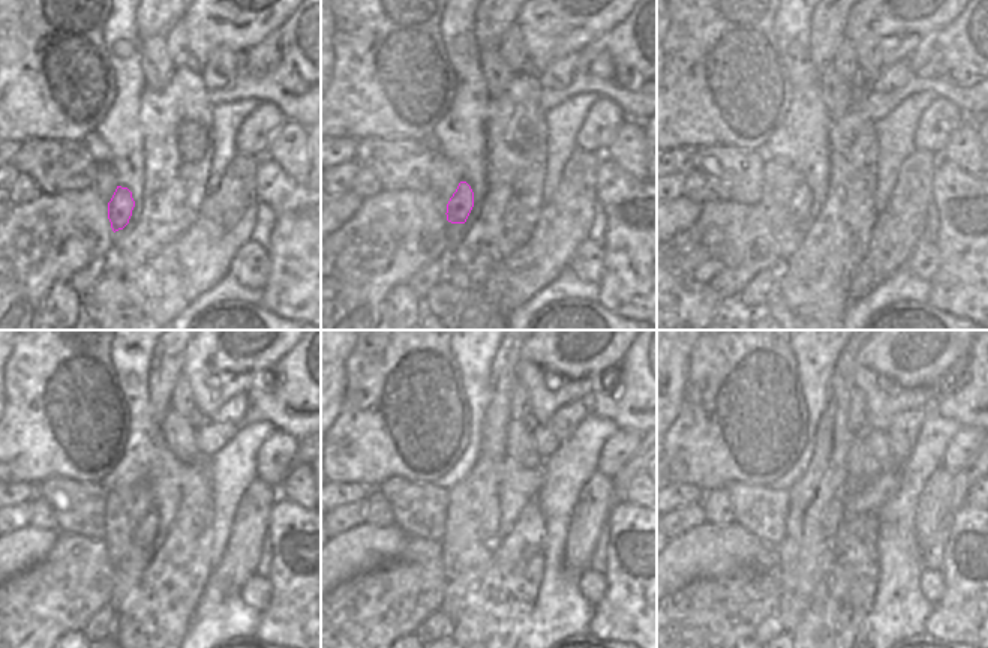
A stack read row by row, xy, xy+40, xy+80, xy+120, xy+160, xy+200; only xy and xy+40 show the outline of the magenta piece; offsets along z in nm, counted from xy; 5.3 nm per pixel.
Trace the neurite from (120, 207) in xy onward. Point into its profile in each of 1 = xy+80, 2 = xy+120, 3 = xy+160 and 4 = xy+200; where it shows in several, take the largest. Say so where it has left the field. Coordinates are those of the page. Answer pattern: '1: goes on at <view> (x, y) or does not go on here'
1: goes on at xy+80 (799, 204)
2: goes on at xy+120 (146, 531)
3: goes on at xy+160 (491, 521)
4: goes on at xy+200 (832, 516)

